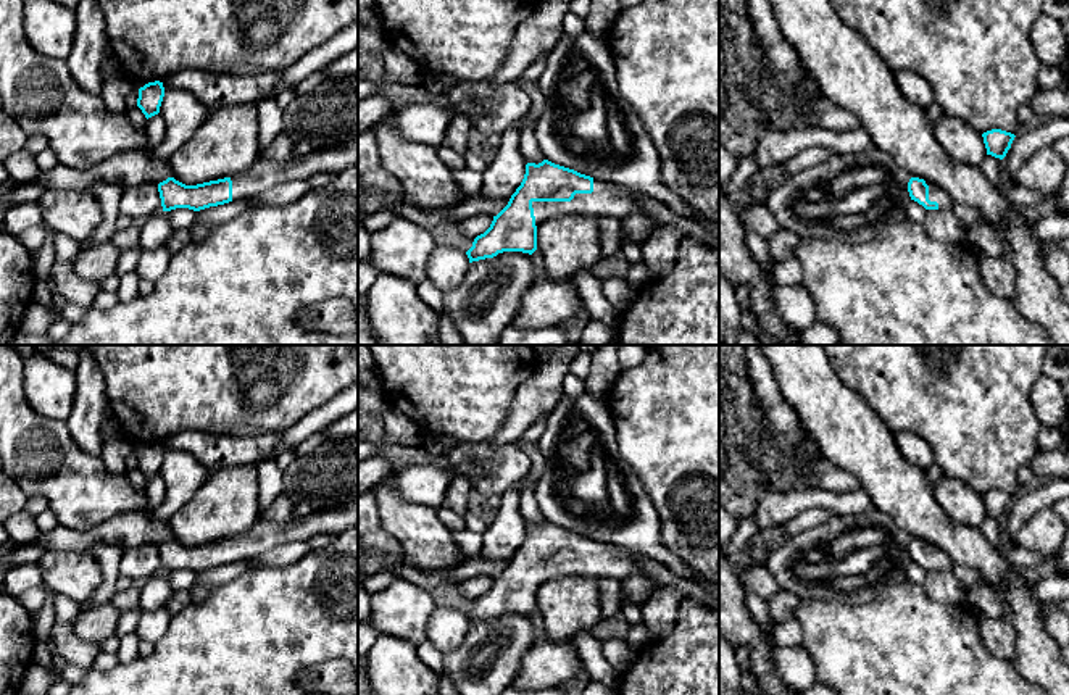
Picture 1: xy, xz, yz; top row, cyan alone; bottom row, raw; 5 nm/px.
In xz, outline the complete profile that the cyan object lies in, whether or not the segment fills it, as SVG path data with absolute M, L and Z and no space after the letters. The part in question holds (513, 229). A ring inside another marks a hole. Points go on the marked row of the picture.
M548 160L527 163L521 185L508 205L493 216L490 227L477 235L466 252L469 263L503 252L532 255L542 221L564 214L624 218L640 210L618 185L593 179Z

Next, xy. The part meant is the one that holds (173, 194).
M358 132L335 145L316 148L287 161L260 158L248 171L232 177L185 185L174 177L158 184L163 211L189 208L200 211L229 202L247 202L256 194L289 181L318 179L358 164Z

